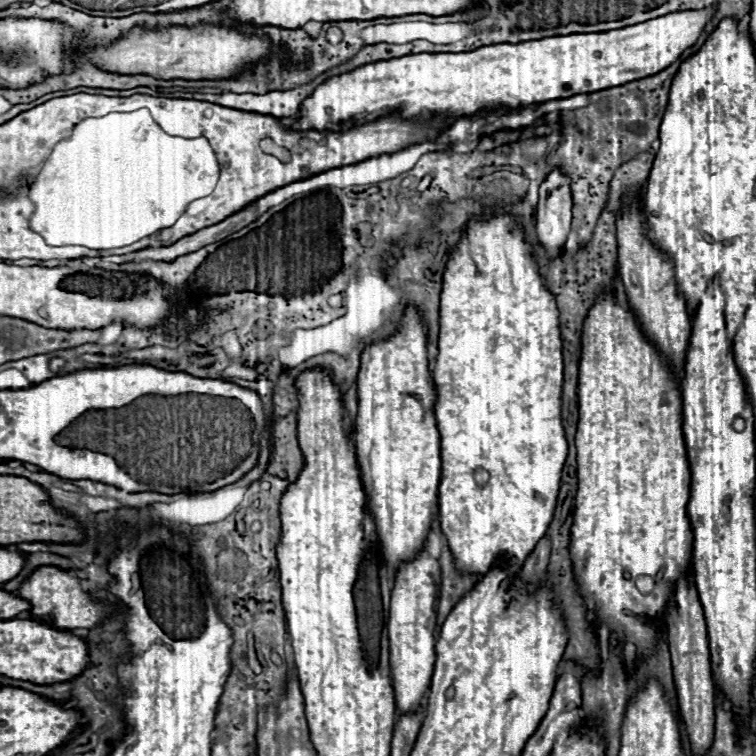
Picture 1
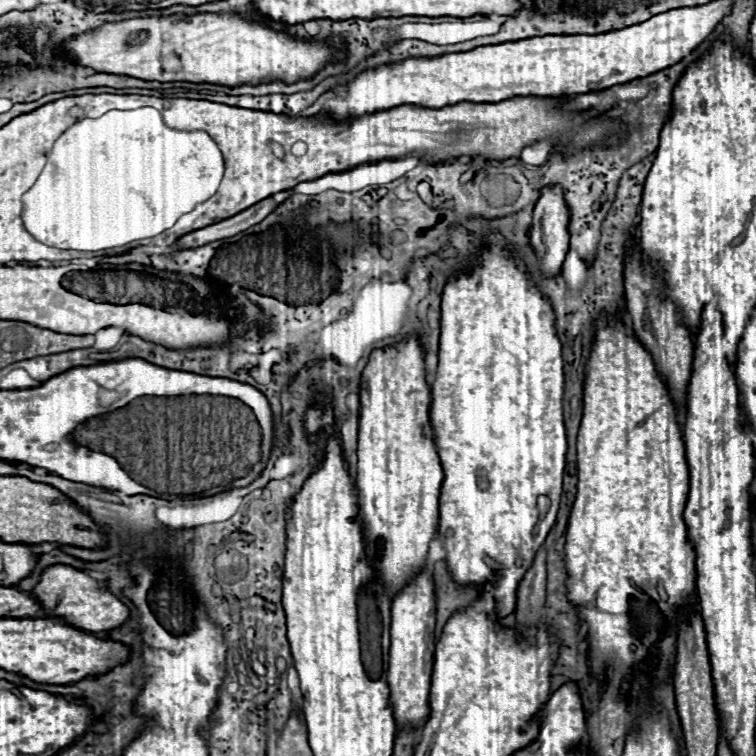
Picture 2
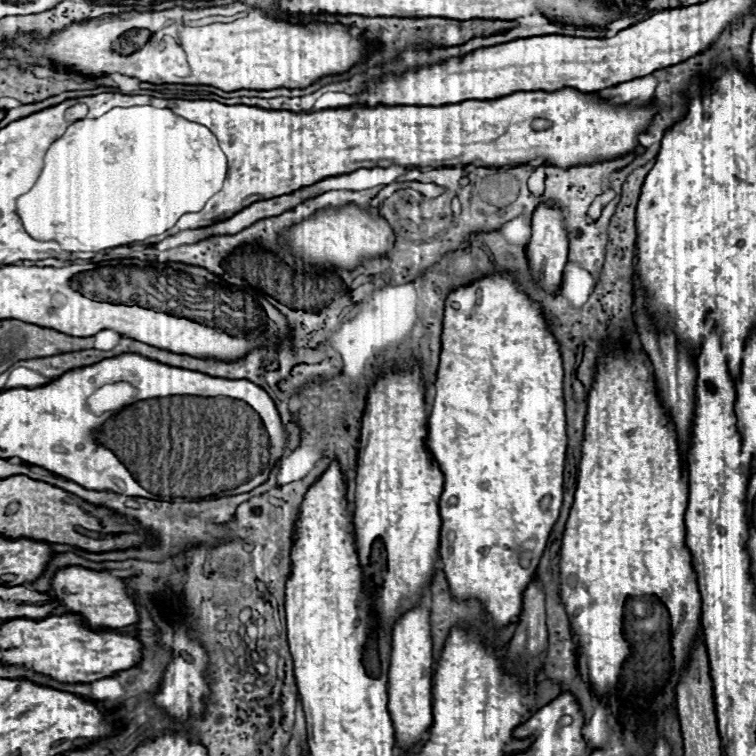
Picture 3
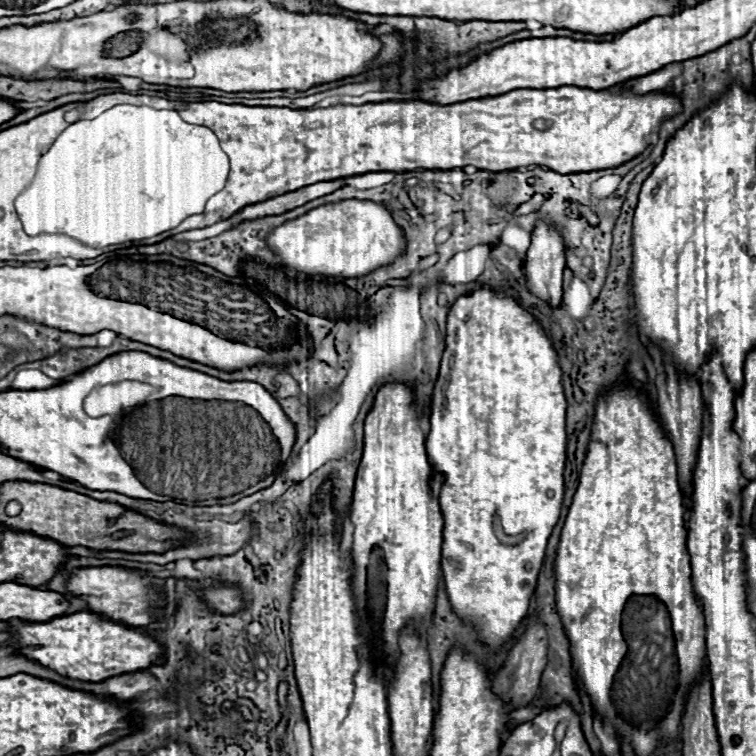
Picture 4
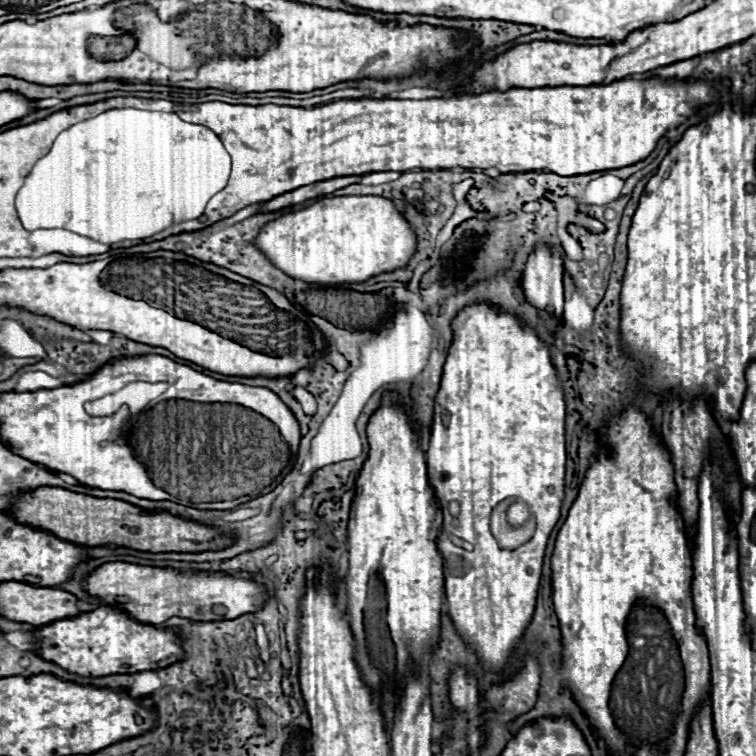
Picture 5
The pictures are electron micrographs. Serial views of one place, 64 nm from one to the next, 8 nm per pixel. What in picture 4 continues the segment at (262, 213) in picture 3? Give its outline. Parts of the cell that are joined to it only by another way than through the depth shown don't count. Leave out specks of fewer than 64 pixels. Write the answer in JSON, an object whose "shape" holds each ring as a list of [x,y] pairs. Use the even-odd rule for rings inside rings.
{"shape":[[[326,180],[326,182],[316,182],[316,184],[310,184],[310,186],[298,188],[294,192],[286,192],[286,194],[276,196],[276,198],[270,198],[266,202],[250,204],[236,218],[234,226],[240,224],[240,222],[244,222],[244,220],[250,220],[250,218],[262,218],[262,216],[274,216],[274,214],[288,212],[288,210],[292,210],[296,206],[302,206],[302,204],[314,200],[314,198],[326,196],[326,194],[330,194],[336,188],[342,188],[342,186],[344,186],[344,180]]]}

